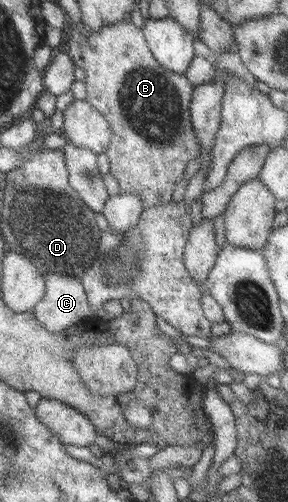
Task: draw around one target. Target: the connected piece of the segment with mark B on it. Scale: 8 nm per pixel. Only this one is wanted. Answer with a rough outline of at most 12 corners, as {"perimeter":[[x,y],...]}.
{"perimeter":[[143,28],[69,55],[113,130],[107,172],[144,209],[172,201],[202,155],[196,85],[164,68]]}

